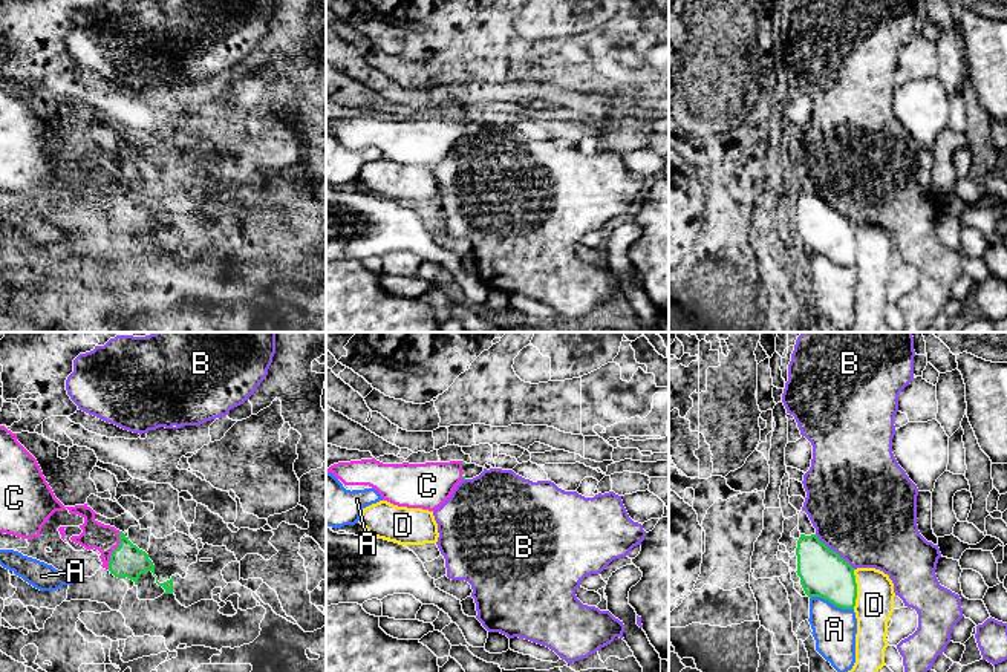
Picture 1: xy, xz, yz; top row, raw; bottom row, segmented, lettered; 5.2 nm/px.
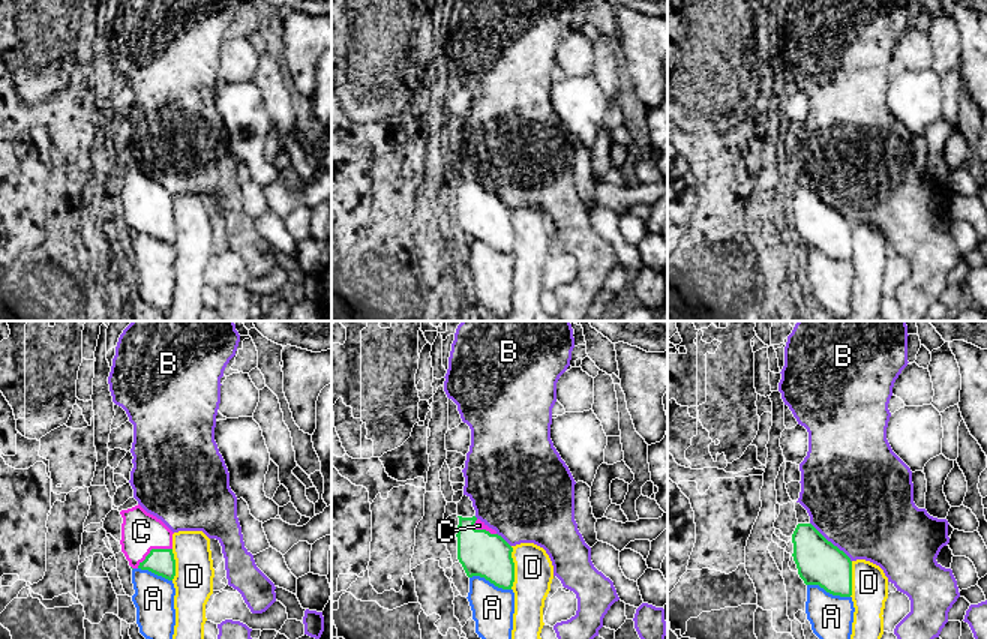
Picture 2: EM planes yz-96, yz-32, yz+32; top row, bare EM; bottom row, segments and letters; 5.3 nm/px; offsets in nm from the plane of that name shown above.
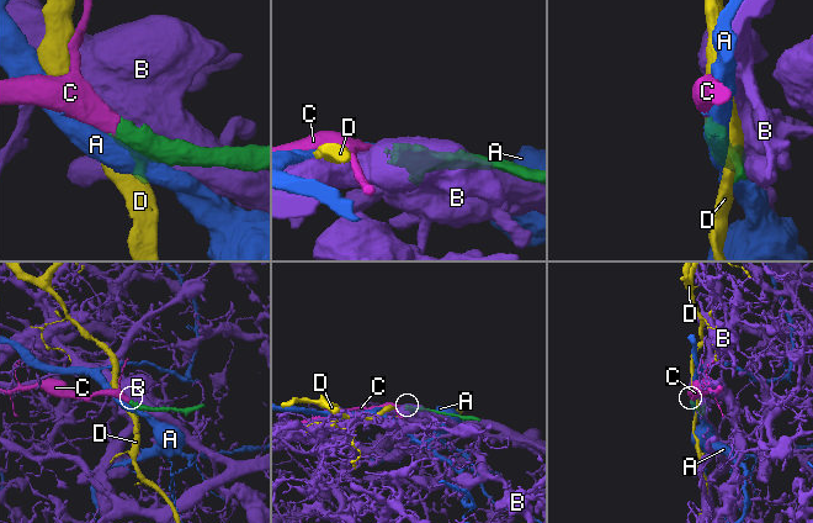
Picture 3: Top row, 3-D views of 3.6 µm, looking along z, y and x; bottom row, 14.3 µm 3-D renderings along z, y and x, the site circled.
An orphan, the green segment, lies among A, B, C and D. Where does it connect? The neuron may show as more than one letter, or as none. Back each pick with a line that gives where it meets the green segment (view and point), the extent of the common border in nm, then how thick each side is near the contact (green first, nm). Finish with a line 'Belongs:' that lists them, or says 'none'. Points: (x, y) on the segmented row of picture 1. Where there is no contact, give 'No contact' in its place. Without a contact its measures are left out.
C: Touches green at xy (114, 550). Shared border 220 nm. Thickness 180 nm (green) against 140 nm
Belongs: C

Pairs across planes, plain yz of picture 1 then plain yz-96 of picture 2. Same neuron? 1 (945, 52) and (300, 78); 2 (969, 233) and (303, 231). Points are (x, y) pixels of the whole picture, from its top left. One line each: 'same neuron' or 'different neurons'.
1: different neurons
2: same neuron

